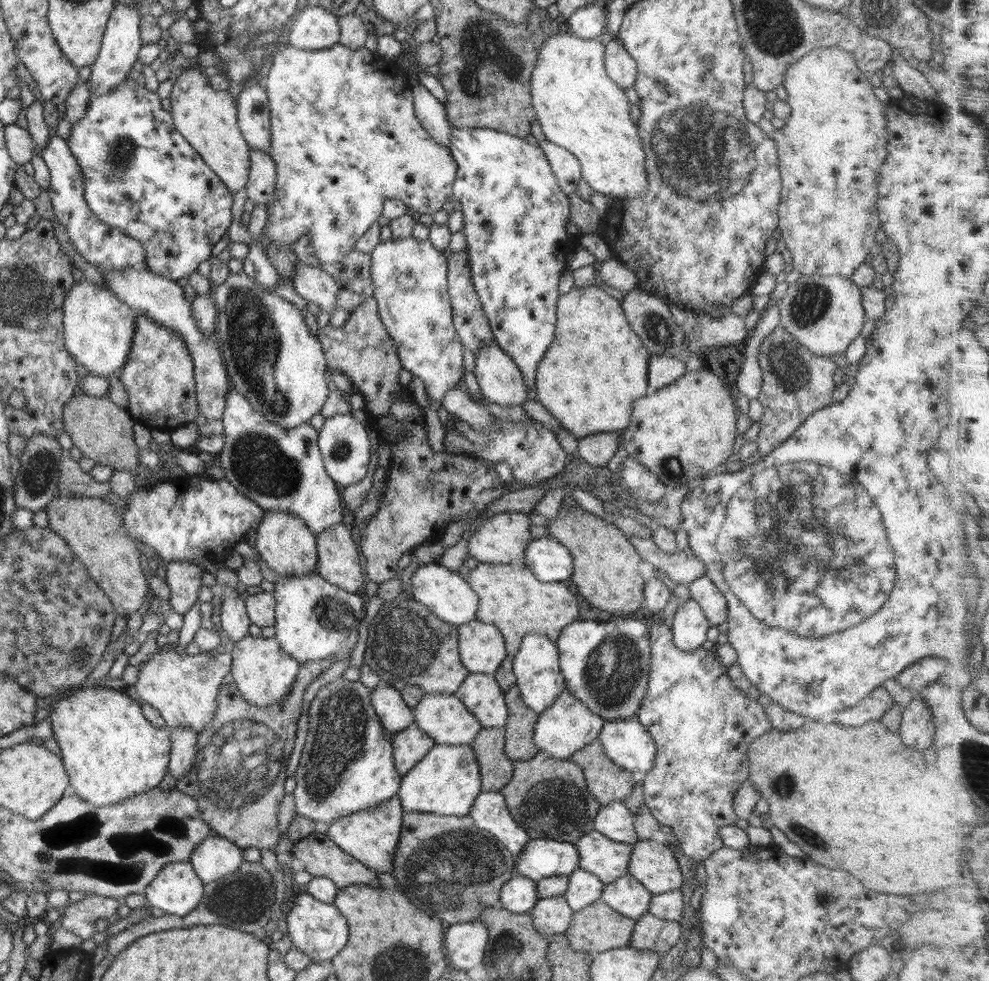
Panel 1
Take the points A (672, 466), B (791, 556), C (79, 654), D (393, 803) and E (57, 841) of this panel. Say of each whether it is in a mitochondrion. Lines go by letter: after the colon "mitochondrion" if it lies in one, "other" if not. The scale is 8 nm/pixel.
A: mitochondrion
B: mitochondrion
C: mitochondrion
D: other
E: mitochondrion

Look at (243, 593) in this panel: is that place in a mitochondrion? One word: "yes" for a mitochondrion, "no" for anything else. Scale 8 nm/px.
no

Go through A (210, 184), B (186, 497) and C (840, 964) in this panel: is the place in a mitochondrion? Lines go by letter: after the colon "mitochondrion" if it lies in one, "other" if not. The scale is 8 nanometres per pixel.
A: other
B: other
C: other

